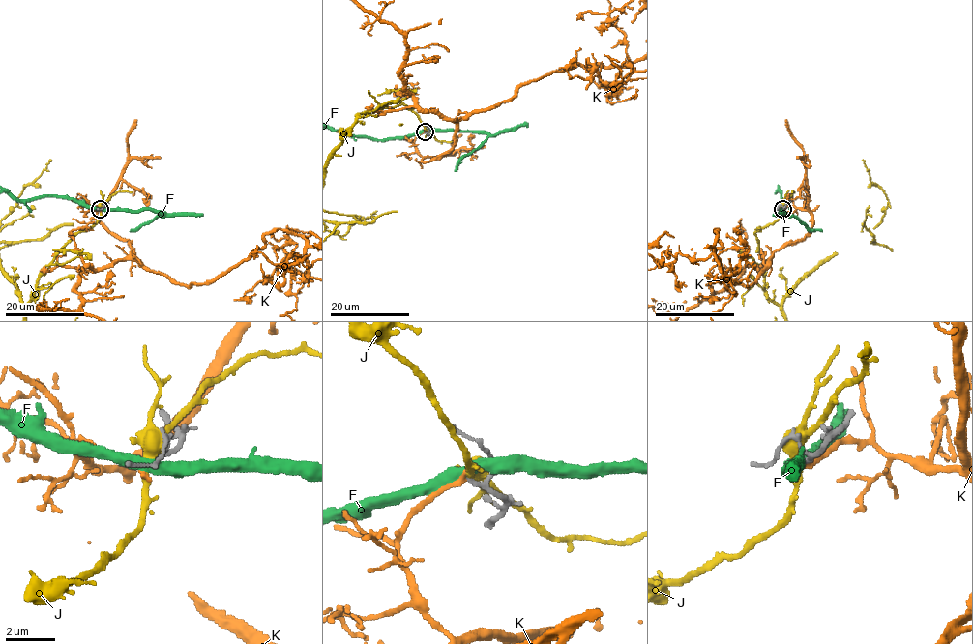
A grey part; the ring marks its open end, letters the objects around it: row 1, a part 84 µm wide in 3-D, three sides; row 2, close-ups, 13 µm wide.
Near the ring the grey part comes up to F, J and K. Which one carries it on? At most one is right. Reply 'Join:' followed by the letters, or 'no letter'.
Join: K

